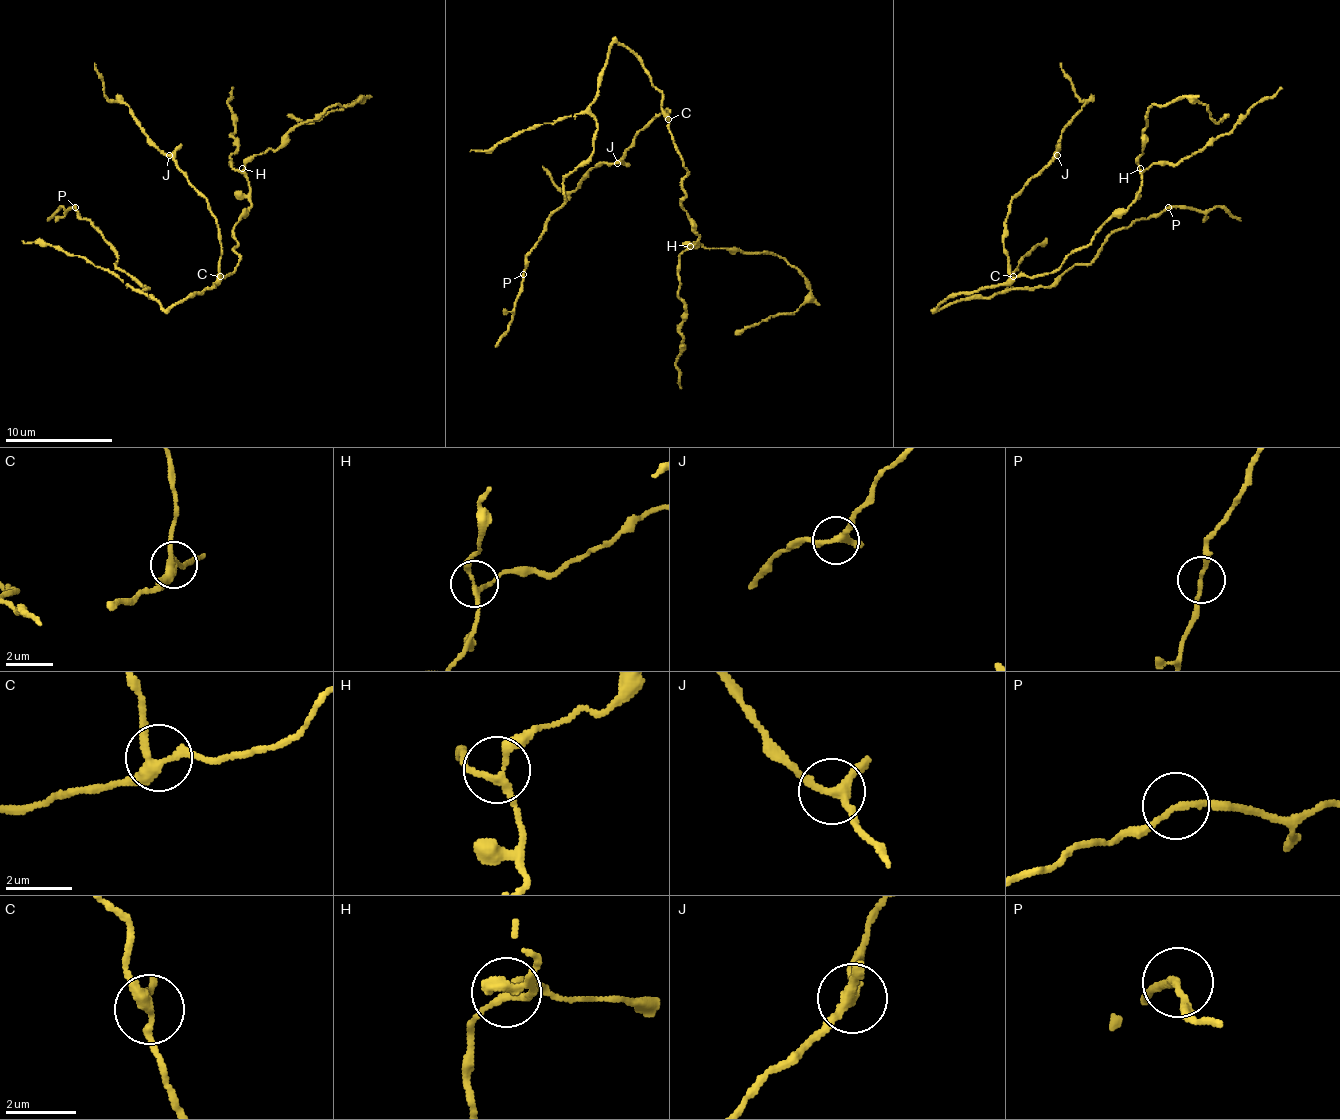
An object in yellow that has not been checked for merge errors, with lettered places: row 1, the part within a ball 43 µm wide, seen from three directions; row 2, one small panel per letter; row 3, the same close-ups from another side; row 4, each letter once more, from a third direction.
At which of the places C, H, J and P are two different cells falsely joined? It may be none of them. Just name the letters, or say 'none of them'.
none of them

